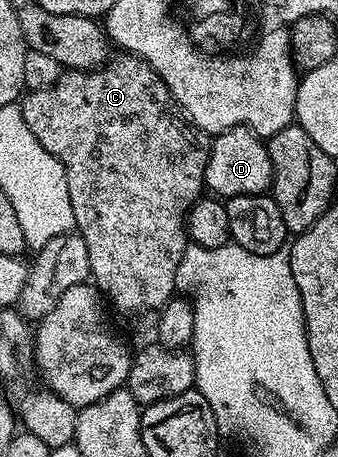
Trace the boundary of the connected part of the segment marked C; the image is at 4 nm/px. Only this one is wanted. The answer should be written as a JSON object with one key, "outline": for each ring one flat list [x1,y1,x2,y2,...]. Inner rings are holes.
{"outline":[[126,52,120,53,118,56,120,58,112,57,102,68,63,72,52,86,30,91,22,99,21,109,25,116,25,124,29,124,29,132,33,132,33,136,37,136,41,145,50,154,55,155,57,161,65,168,65,176,69,184,69,200,73,204,73,216,75,217,74,229,85,240,85,246,89,248,90,277,93,279,94,285,104,299,110,305,112,302,121,313,132,314,135,318,143,318,146,314,158,315,159,311,163,309,163,305,170,302,176,293,177,268,189,245,187,213,191,211,191,205,199,201,205,190,205,168,211,151,211,138,192,126,186,117,180,116,174,109,171,111,163,107,172,105,171,95,168,94,161,76,157,76,157,72,153,72,153,68,144,58,137,58,134,54]]}

